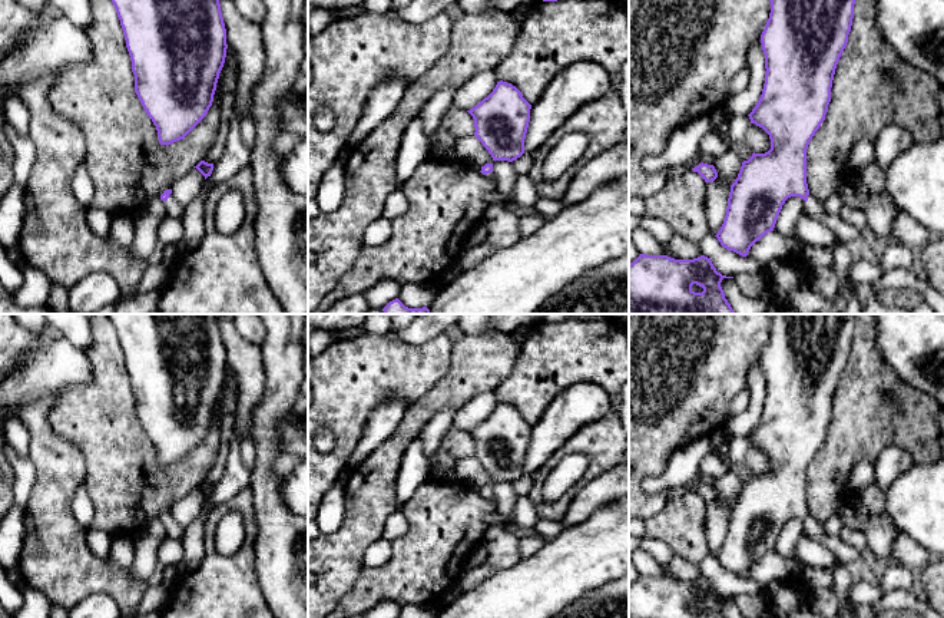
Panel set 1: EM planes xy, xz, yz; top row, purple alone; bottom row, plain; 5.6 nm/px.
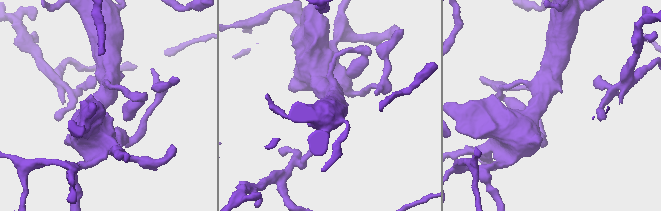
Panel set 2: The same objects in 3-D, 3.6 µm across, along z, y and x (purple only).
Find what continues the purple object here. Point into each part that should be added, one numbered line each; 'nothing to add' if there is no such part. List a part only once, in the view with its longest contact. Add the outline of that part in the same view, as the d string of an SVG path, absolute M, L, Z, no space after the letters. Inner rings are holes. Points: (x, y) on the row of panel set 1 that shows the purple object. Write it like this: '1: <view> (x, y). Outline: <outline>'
1: xy (171, 205). Outline: M172 194L169 195L169 198L166 201L163 201L163 204L169 209L169 214L175 214L175 215L179 214L179 209L172 198Z

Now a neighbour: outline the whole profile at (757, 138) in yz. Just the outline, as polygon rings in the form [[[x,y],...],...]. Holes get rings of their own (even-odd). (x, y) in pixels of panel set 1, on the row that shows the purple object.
[[[751,123],[748,128],[745,143],[755,152],[755,153],[765,153],[771,149],[771,139],[769,135],[755,123]]]

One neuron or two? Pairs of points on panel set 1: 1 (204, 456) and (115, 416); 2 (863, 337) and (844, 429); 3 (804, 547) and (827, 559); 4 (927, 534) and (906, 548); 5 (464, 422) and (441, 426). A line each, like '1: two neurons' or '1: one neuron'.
1: one neuron
2: one neuron
3: one neuron
4: two neurons
5: two neurons

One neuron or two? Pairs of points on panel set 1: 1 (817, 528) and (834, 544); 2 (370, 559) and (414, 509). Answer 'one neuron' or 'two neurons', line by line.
1: one neuron
2: two neurons

